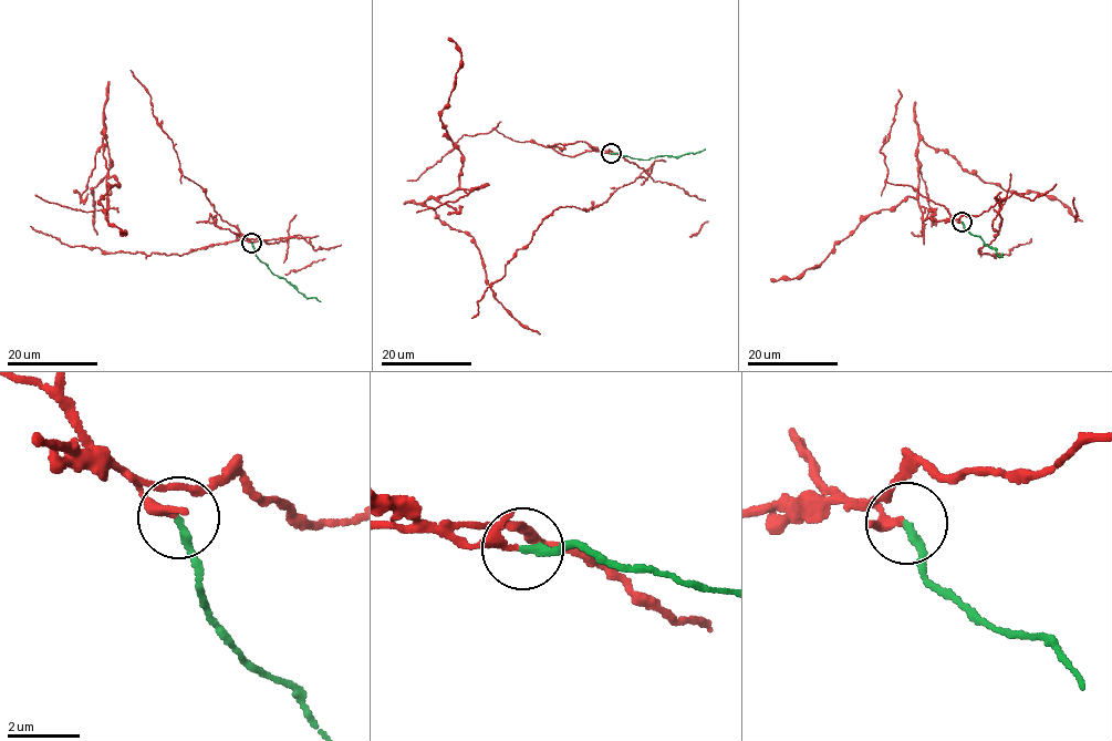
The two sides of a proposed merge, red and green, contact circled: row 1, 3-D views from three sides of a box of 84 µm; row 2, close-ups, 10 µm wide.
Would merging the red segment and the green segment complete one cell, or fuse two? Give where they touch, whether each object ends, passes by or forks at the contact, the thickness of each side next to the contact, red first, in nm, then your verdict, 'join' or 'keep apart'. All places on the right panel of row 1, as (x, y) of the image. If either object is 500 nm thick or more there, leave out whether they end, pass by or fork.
at (962, 222); red passes by; green ends there; 190 nm thick on the red side, 200 nm on the other; keep apart

